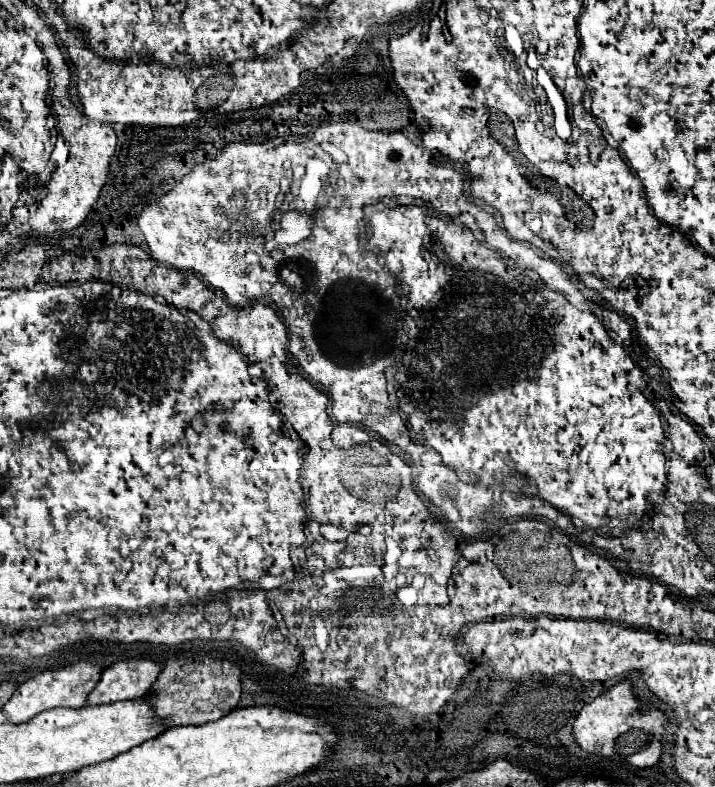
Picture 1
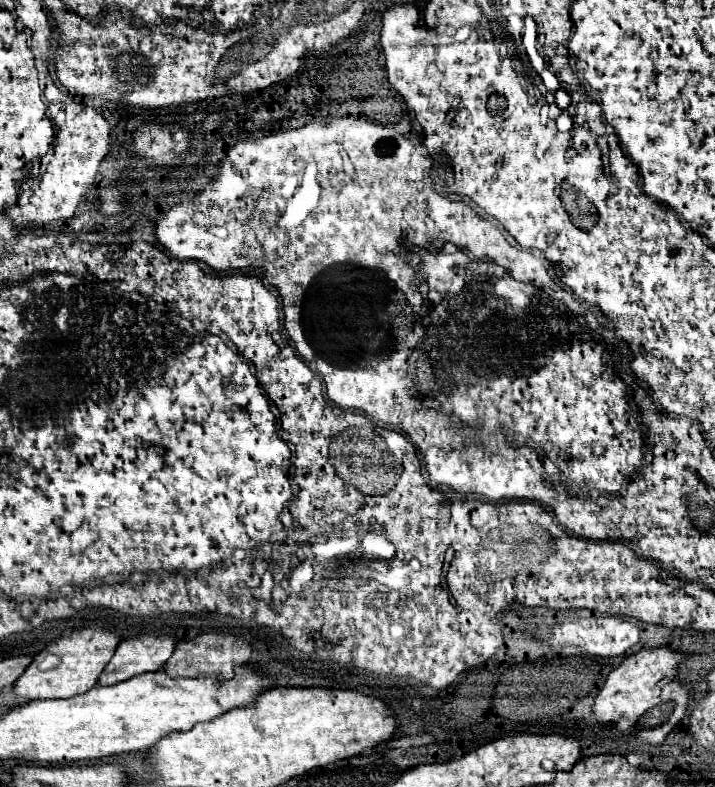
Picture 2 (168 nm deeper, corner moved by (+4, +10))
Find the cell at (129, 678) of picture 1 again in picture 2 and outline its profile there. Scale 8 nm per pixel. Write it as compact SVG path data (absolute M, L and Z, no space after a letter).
M143 634L123 640L99 676L99 684L113 686L145 672L157 672L169 660L173 648L175 642L169 636Z

